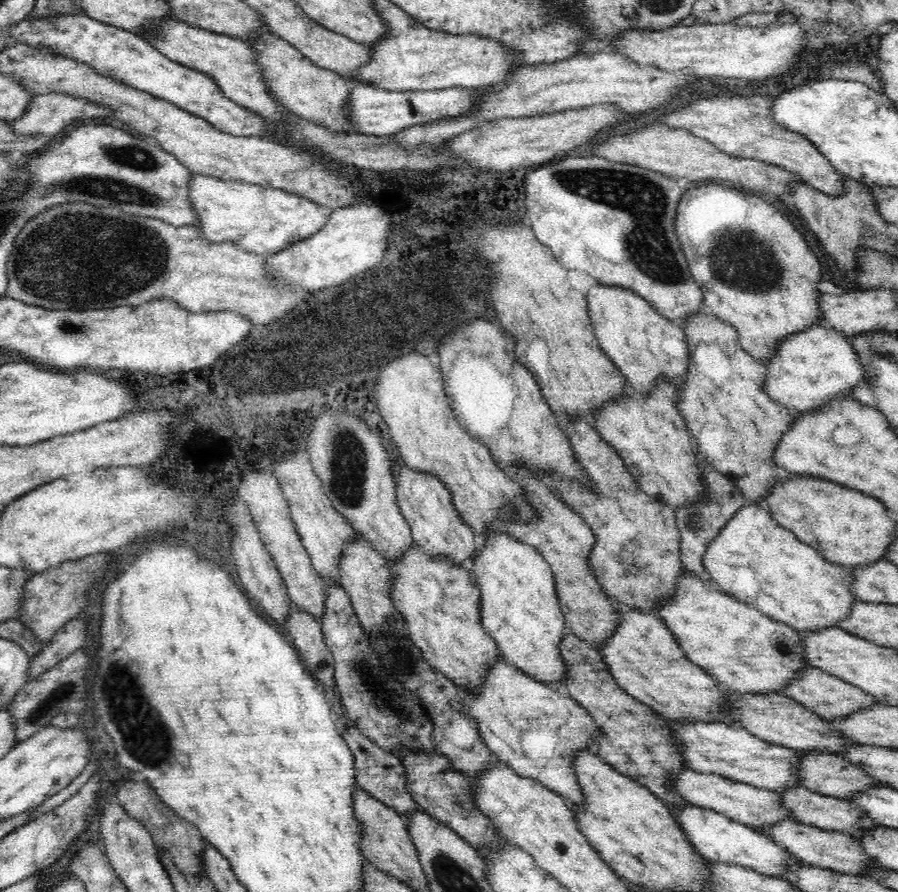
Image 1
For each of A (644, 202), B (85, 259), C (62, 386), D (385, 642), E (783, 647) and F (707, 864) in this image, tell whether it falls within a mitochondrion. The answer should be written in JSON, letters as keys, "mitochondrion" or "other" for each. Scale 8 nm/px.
{"A":"mitochondrion","B":"mitochondrion","C":"other","D":"mitochondrion","E":"mitochondrion","F":"other"}

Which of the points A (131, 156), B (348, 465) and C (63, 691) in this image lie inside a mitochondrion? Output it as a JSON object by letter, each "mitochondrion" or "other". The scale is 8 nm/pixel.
{"A":"mitochondrion","B":"mitochondrion","C":"mitochondrion"}

